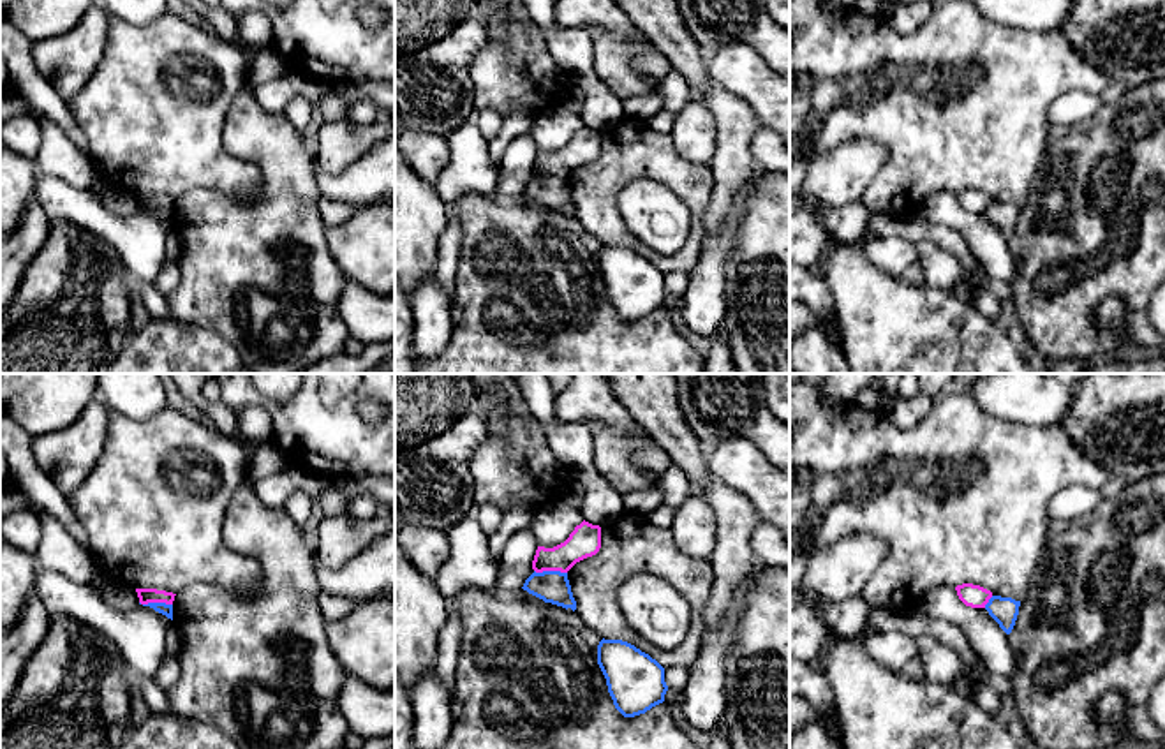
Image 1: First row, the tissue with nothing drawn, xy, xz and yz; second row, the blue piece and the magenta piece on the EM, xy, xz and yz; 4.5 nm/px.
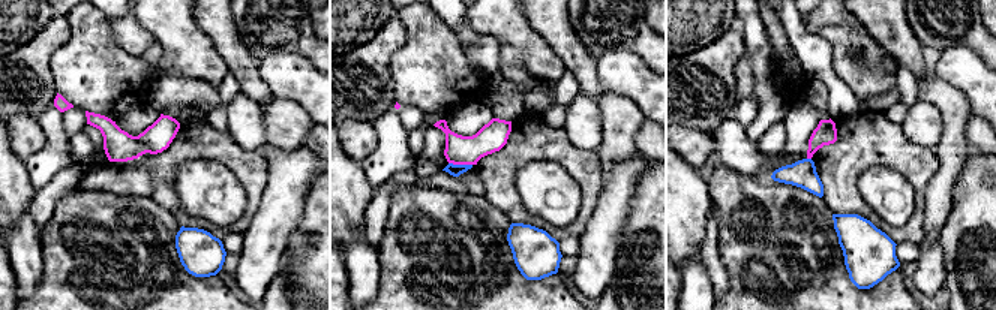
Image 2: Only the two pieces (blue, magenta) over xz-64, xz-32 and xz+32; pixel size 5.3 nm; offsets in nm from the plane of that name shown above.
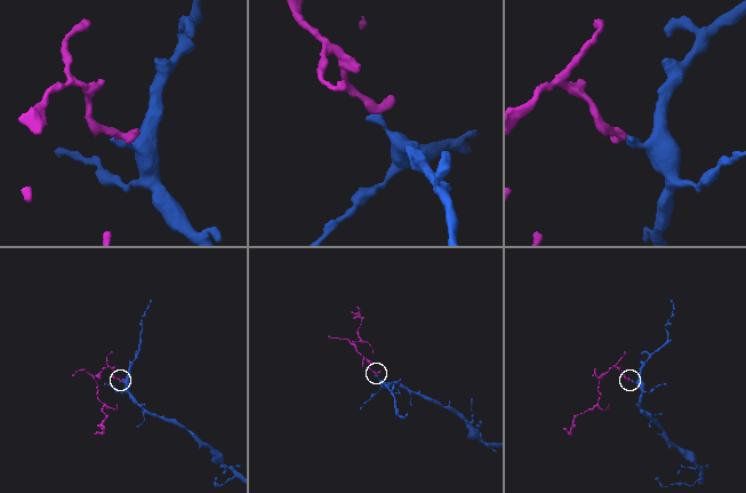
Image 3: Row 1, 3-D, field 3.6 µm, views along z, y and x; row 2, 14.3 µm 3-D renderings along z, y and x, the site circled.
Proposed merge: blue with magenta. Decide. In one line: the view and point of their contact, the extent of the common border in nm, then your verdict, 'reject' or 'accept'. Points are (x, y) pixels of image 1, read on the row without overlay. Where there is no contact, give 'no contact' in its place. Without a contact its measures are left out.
meets blue in xz at (550, 177); contact 150 nm long; reject

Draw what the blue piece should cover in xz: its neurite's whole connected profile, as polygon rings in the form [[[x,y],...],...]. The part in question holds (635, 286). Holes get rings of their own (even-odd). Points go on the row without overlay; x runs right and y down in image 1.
[[[603,243],[597,250],[597,270],[613,310],[624,323],[645,319],[664,307],[664,273],[634,250]]]

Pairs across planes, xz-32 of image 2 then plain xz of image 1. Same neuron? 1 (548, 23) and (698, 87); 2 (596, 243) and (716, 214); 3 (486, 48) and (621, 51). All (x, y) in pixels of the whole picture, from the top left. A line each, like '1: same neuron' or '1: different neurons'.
1: same neuron
2: different neurons
3: different neurons

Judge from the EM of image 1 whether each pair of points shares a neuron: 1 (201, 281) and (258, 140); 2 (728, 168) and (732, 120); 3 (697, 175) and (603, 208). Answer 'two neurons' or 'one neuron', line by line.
1: one neuron
2: one neuron
3: one neuron

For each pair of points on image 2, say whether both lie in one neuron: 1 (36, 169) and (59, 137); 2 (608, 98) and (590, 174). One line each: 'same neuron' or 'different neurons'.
1: same neuron
2: different neurons

